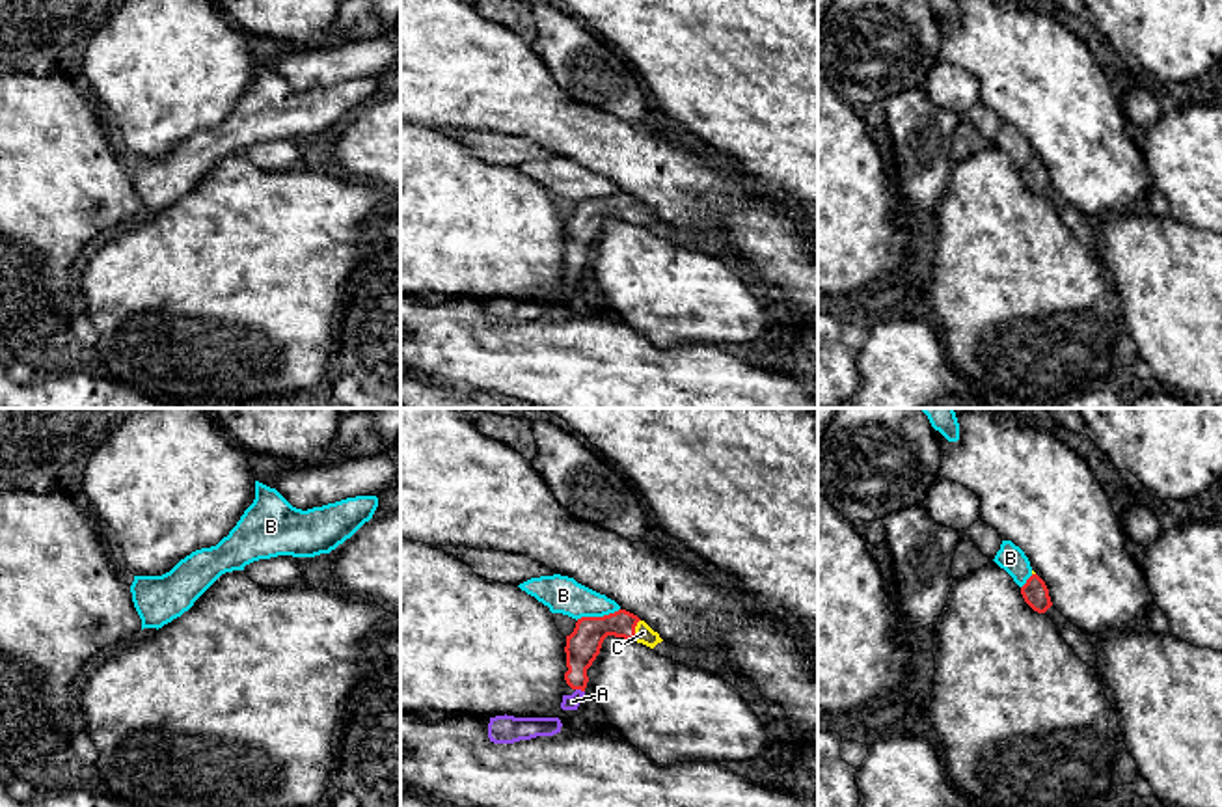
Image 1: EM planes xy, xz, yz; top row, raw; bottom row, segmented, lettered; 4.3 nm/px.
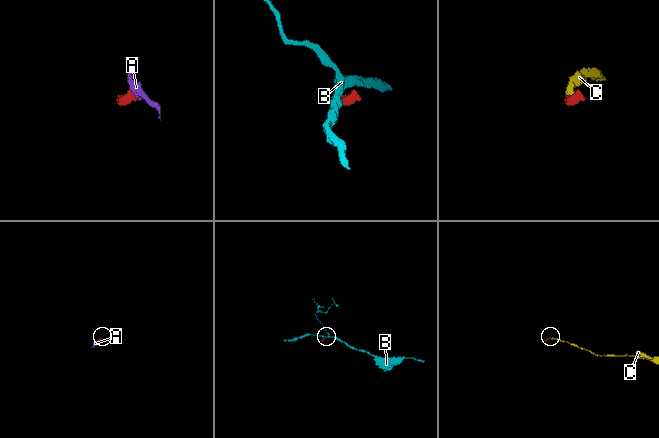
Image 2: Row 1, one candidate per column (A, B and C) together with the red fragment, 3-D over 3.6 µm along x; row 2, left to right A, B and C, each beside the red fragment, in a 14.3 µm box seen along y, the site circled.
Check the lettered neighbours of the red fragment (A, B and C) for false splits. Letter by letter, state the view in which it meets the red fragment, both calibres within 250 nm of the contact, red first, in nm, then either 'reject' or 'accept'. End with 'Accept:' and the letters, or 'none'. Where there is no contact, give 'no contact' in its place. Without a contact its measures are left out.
A: contact in xz; calibres 150 and 70 nm; accept
B: contact in xz; calibres 150 and 160 nm; reject
C: contact in xz; calibres 150 and 80 nm; accept
Accept: A, C

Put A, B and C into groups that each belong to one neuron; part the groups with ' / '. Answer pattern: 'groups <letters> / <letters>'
groups A C / B

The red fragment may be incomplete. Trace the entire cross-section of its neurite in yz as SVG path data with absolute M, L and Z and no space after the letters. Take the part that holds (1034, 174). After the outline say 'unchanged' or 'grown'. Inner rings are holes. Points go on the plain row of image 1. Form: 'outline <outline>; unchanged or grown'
outline M1032 157L1026 162L1026 166L1021 170L1021 177L1025 185L1038 196L1045 196L1052 188L1049 171L1038 157Z; unchanged

